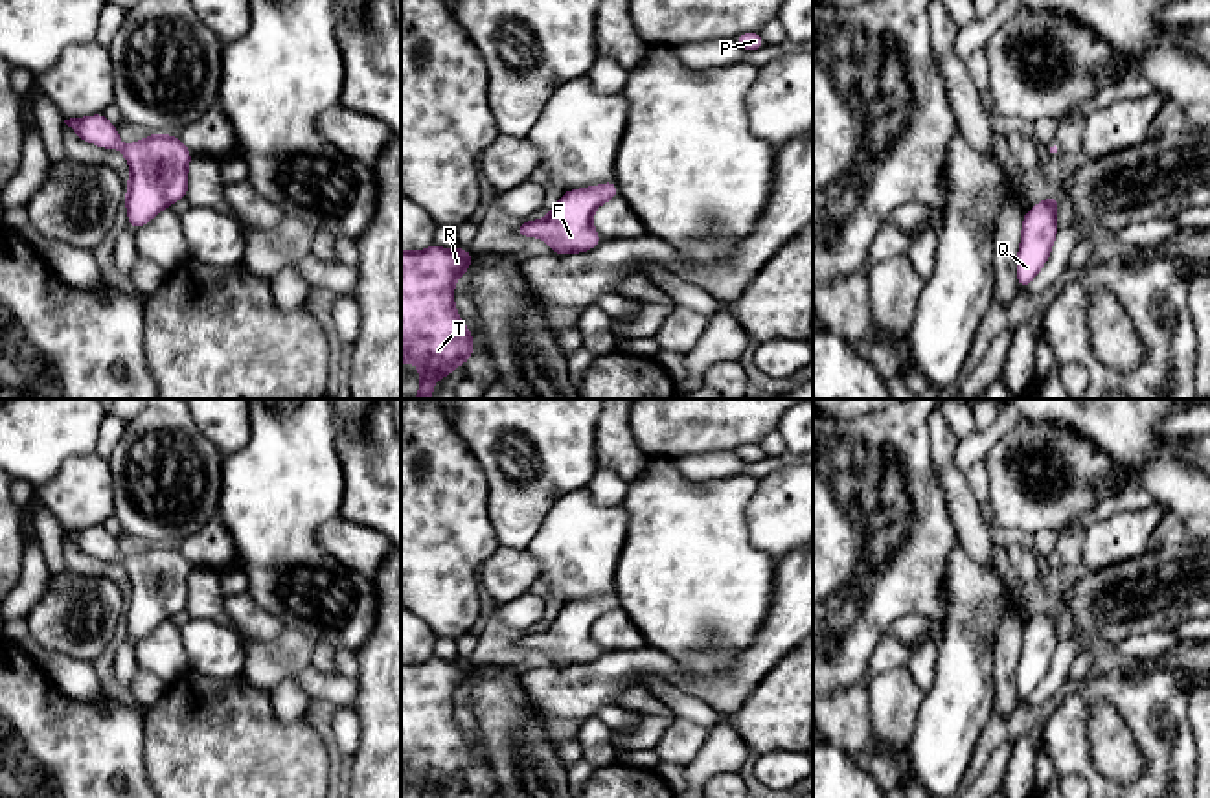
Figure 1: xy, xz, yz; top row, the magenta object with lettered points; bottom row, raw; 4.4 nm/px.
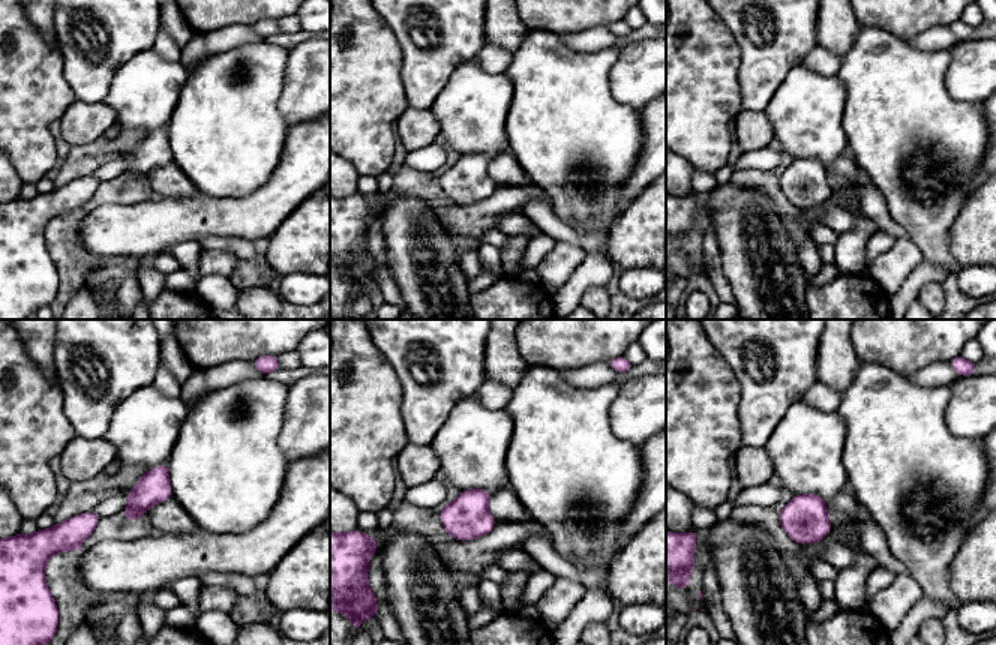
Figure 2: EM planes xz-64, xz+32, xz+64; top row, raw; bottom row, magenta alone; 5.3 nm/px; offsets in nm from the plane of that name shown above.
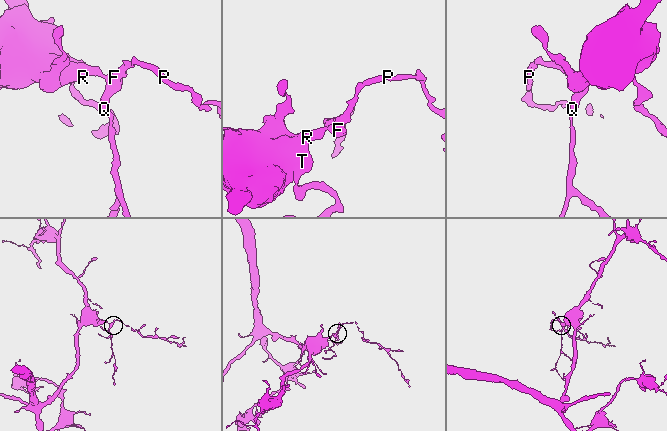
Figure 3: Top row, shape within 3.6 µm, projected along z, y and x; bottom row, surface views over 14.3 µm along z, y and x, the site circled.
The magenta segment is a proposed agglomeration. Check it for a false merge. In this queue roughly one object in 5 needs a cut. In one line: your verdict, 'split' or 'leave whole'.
leave whole

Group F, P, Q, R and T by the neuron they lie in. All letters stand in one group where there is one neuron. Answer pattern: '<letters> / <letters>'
F P Q R T

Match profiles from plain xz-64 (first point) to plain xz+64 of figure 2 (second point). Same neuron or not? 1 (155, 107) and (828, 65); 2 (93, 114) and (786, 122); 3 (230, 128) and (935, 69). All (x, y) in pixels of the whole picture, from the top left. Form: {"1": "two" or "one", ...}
{"1": "two", "2": "two", "3": "one"}

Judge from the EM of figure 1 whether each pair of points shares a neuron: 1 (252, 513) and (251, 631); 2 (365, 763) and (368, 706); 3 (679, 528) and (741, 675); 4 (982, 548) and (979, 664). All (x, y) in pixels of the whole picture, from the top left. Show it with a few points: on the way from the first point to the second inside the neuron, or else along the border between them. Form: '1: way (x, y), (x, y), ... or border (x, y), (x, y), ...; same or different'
1: border (247, 591), (284, 624); different
2: way (372, 749), (372, 721); same
3: border (762, 626), (729, 666), (707, 675), (694, 675); different
4: border (957, 543), (971, 559), (995, 569); different

